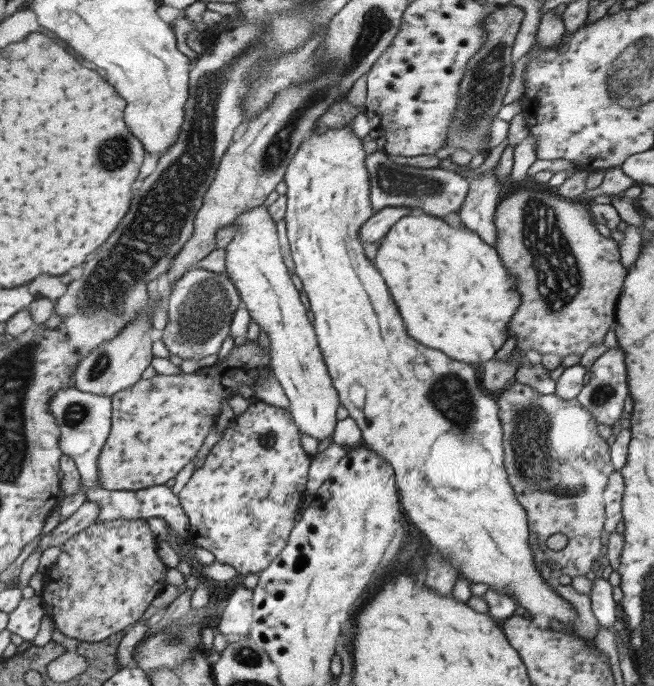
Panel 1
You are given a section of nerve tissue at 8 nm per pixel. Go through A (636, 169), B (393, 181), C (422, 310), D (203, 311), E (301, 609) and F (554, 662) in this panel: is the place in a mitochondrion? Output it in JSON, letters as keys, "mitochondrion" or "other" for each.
{"A":"other","B":"mitochondrion","C":"other","D":"mitochondrion","E":"other","F":"other"}

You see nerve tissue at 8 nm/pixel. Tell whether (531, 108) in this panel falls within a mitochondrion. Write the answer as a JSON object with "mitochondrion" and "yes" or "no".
{"mitochondrion":"no"}

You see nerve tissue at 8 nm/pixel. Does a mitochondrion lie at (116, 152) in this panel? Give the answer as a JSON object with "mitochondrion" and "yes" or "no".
{"mitochondrion":"yes"}

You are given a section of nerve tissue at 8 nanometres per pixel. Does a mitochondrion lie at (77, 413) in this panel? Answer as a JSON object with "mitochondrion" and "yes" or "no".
{"mitochondrion":"yes"}

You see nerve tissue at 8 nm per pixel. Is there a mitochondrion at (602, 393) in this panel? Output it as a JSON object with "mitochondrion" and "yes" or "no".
{"mitochondrion":"yes"}

